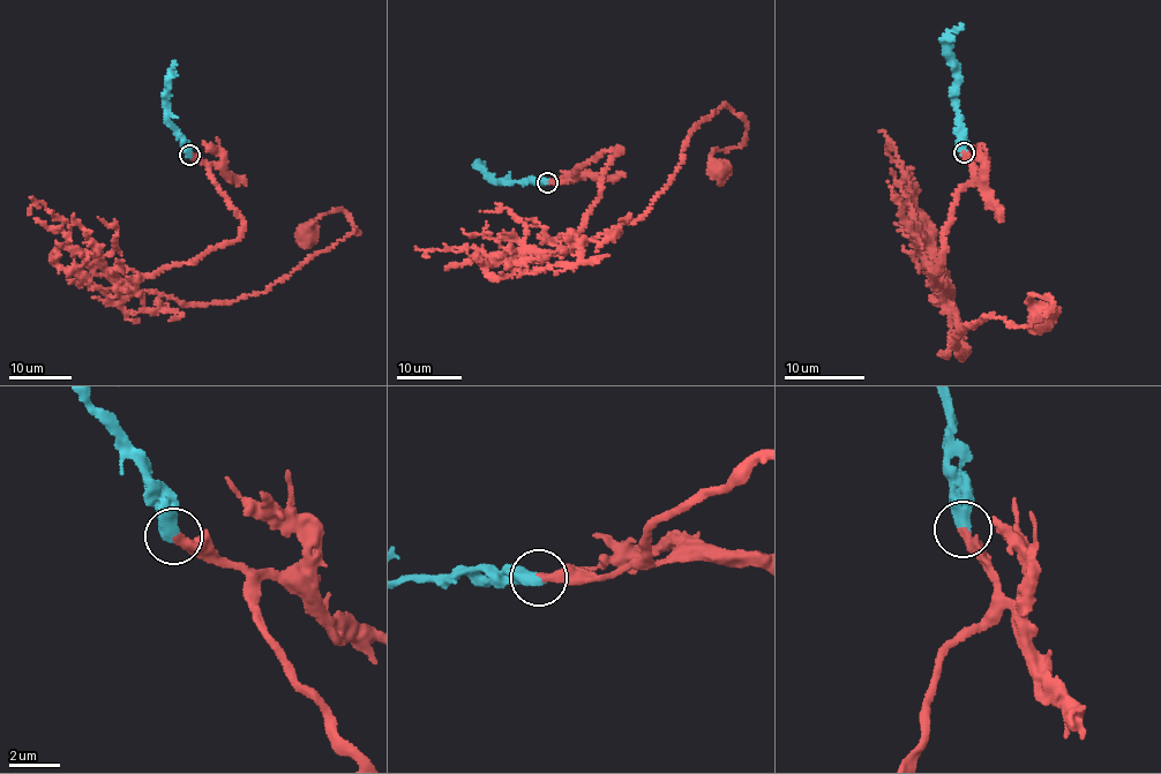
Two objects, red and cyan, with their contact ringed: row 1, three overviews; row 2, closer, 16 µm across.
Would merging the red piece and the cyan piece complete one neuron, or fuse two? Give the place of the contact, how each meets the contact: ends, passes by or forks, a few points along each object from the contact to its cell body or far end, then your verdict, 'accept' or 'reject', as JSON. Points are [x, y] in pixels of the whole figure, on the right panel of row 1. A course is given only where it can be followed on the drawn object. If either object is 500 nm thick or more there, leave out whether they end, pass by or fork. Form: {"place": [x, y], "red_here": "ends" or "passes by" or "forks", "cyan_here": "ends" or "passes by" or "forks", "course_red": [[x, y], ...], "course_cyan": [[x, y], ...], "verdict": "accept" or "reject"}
{"place": [964, 152], "course_red": [[964, 153], [973, 173], [930, 271], [960, 358], [966, 325], [1043, 317], [1036, 293], [1048, 328]], "course_cyan": [[964, 151], [956, 99], [957, 61], [946, 36], [961, 25]], "verdict": "accept"}

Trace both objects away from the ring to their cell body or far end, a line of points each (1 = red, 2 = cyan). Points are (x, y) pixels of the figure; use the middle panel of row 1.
1: (547, 182), (622, 150), (581, 246), (638, 219), (689, 135), (726, 104), (746, 138), (713, 152), (724, 180)
2: (546, 182), (526, 180), (508, 183), (489, 178), (476, 165), (480, 167)

